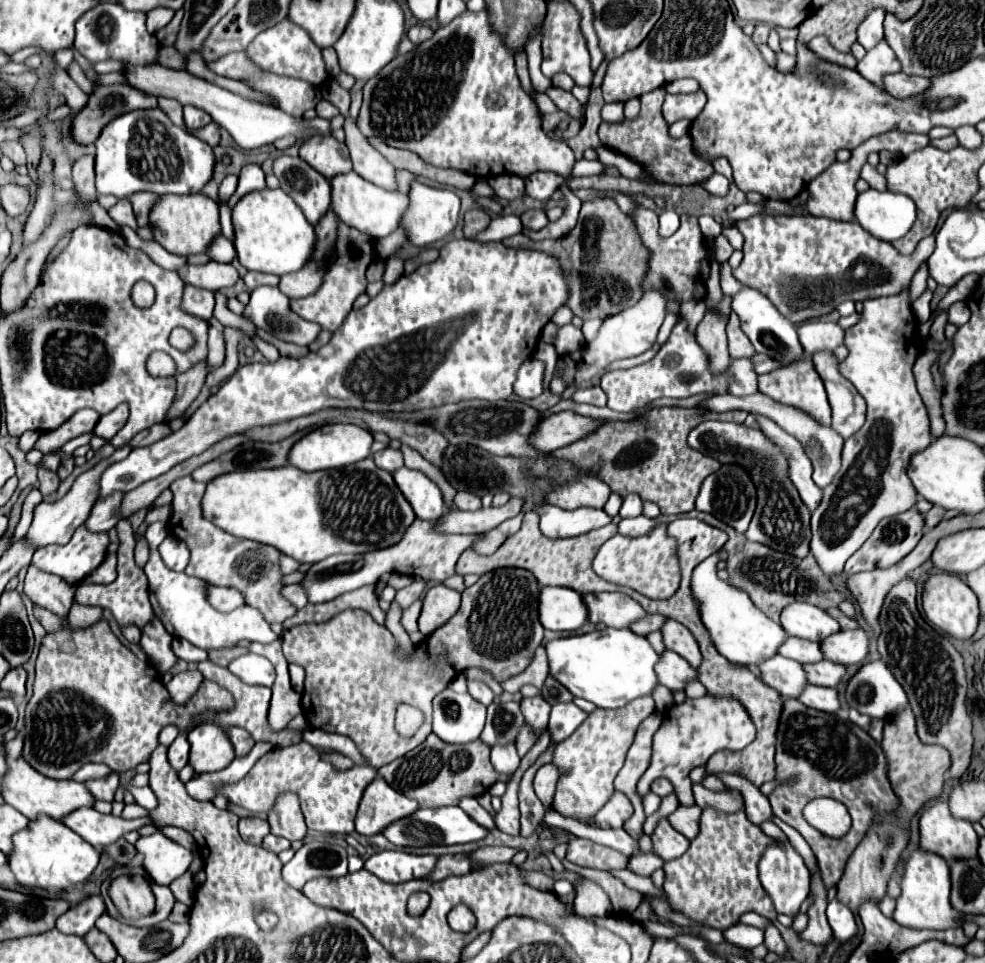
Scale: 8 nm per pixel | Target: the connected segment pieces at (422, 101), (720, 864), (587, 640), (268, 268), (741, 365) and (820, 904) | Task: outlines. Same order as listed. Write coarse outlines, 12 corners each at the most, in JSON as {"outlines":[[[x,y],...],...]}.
{"outlines":[[[486,7],[366,81],[358,129],[474,177],[576,161]],[[702,811],[664,863],[670,907],[720,931],[774,921],[756,861],[768,835]],[[630,629],[554,639],[554,679],[620,709],[660,685],[660,655]],[[282,189],[232,213],[248,271],[286,275],[314,255],[316,229]],[[748,359],[728,365],[728,393],[758,391],[756,373]],[[820,871],[810,877],[808,927],[798,939],[826,945],[826,887]]]}

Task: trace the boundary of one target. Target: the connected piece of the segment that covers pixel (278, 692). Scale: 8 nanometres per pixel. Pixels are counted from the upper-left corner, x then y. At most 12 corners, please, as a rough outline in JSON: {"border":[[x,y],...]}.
{"border":[[280,639],[250,643],[248,651],[272,661],[277,677],[271,687],[268,723],[282,731],[302,713],[292,691]]}

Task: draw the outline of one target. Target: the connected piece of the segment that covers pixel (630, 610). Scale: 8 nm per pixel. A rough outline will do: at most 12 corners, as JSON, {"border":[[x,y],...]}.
{"border":[[624,593],[584,597],[590,623],[630,627],[646,611]]}

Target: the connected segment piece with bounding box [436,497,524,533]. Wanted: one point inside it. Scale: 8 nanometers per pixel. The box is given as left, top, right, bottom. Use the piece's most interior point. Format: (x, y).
(455, 521)

